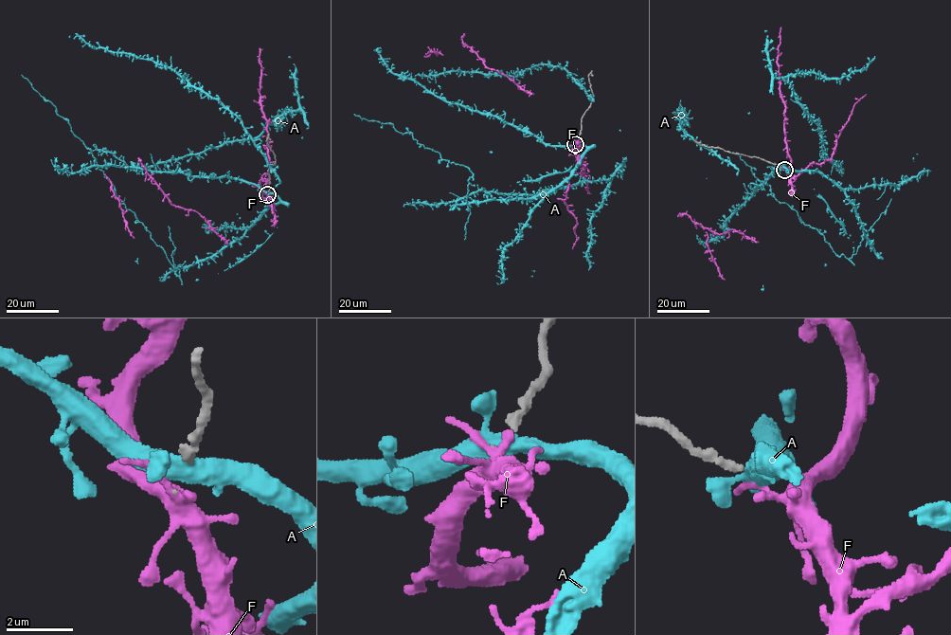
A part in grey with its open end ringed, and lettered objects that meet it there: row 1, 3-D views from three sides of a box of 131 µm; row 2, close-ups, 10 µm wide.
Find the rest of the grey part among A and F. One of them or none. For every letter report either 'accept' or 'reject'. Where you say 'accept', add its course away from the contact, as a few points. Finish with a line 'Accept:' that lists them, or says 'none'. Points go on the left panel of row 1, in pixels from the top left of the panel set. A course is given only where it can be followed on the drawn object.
A: reject
F: reject
Accept: none

